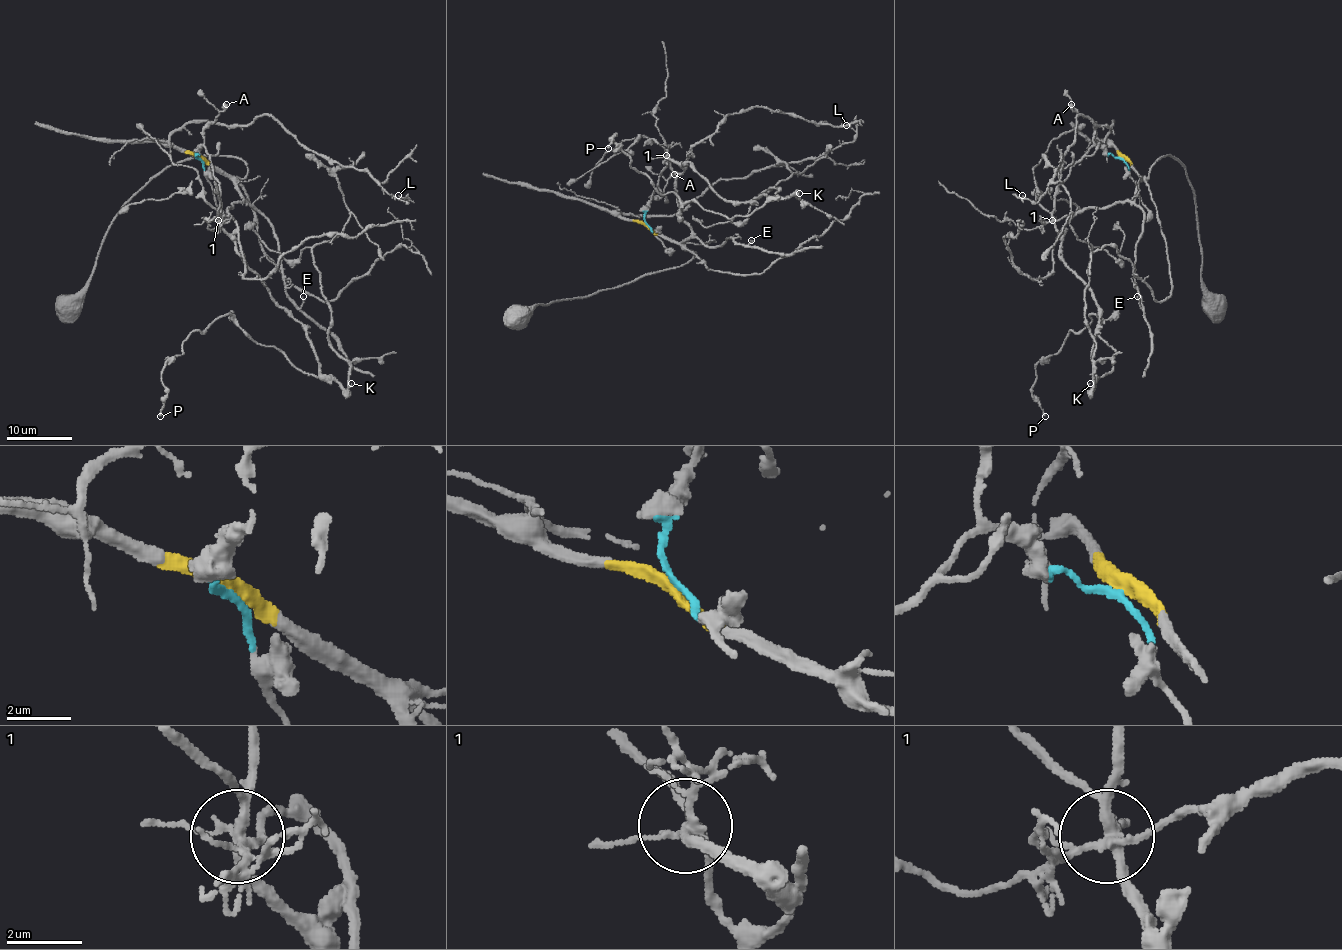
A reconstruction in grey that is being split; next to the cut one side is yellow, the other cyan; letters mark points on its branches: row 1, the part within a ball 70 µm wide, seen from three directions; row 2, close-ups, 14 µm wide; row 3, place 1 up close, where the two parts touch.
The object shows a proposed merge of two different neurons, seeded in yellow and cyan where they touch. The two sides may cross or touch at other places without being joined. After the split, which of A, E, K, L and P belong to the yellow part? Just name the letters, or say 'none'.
E, L

